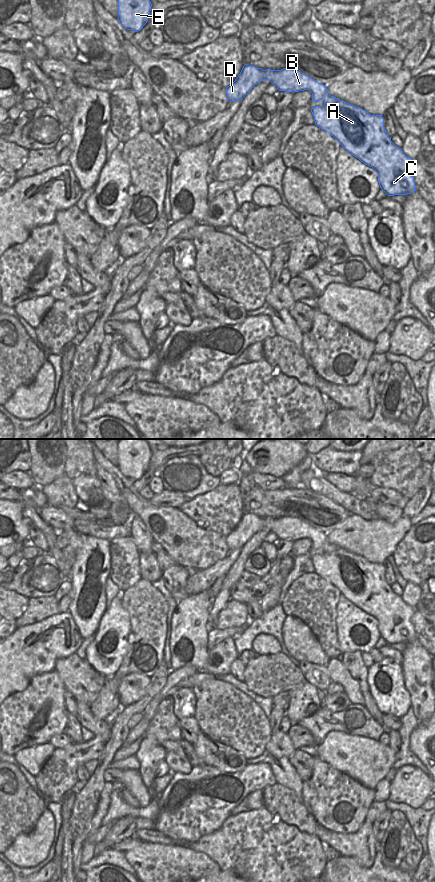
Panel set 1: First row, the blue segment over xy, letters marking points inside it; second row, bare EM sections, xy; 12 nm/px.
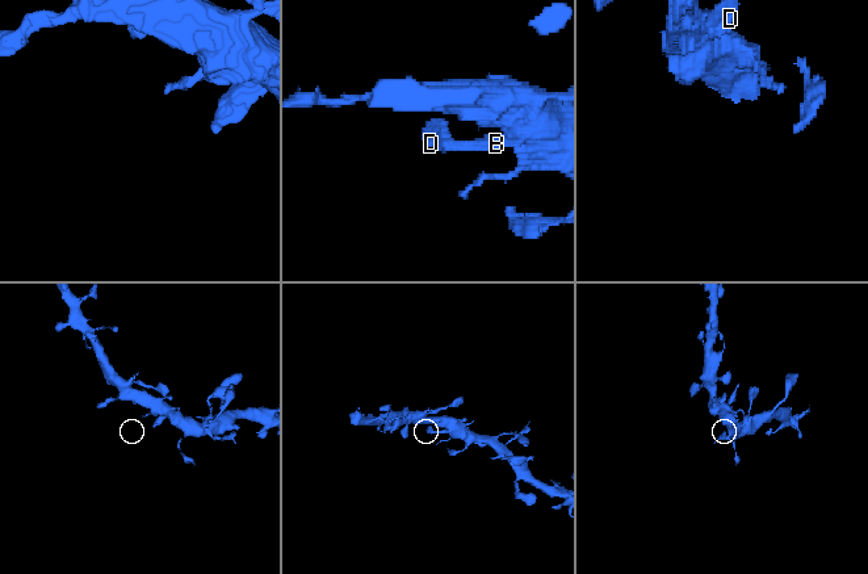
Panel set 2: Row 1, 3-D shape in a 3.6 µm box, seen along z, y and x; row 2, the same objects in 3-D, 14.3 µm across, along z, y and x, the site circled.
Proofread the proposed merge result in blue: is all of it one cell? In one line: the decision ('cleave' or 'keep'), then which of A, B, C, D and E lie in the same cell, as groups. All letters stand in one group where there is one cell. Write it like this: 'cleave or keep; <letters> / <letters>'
keep; A B C D E

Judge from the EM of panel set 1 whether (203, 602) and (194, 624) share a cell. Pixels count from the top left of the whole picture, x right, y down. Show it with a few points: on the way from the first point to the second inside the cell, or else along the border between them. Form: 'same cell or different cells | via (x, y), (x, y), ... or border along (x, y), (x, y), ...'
same cell | via (198, 607), (194, 611), (194, 619)

